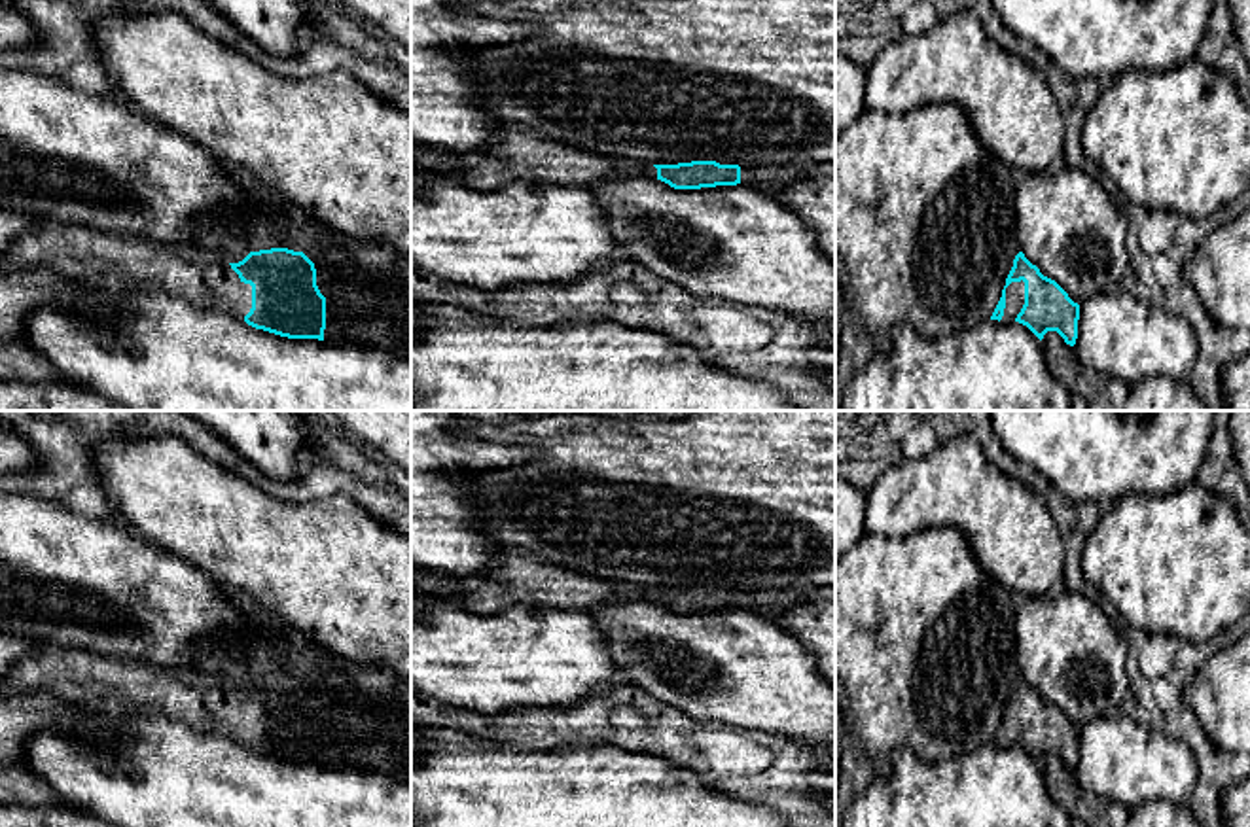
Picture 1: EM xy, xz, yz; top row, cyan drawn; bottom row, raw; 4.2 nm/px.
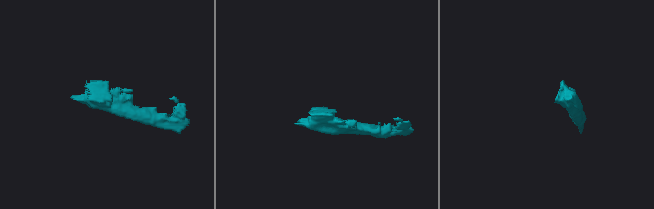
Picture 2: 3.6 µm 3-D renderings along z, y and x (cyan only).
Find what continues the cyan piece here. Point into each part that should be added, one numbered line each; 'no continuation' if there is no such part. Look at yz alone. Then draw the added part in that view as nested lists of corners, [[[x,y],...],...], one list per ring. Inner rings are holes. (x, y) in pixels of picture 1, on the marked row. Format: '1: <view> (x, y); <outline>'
1: yz (1016, 290); [[[1011,282],[1006,288],[1006,308],[1000,322],[1015,322],[1017,314],[1025,305],[1025,282]]]

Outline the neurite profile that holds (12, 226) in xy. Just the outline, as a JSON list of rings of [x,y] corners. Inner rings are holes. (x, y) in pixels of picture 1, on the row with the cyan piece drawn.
[[[0,208],[0,254],[36,225],[36,218]]]

